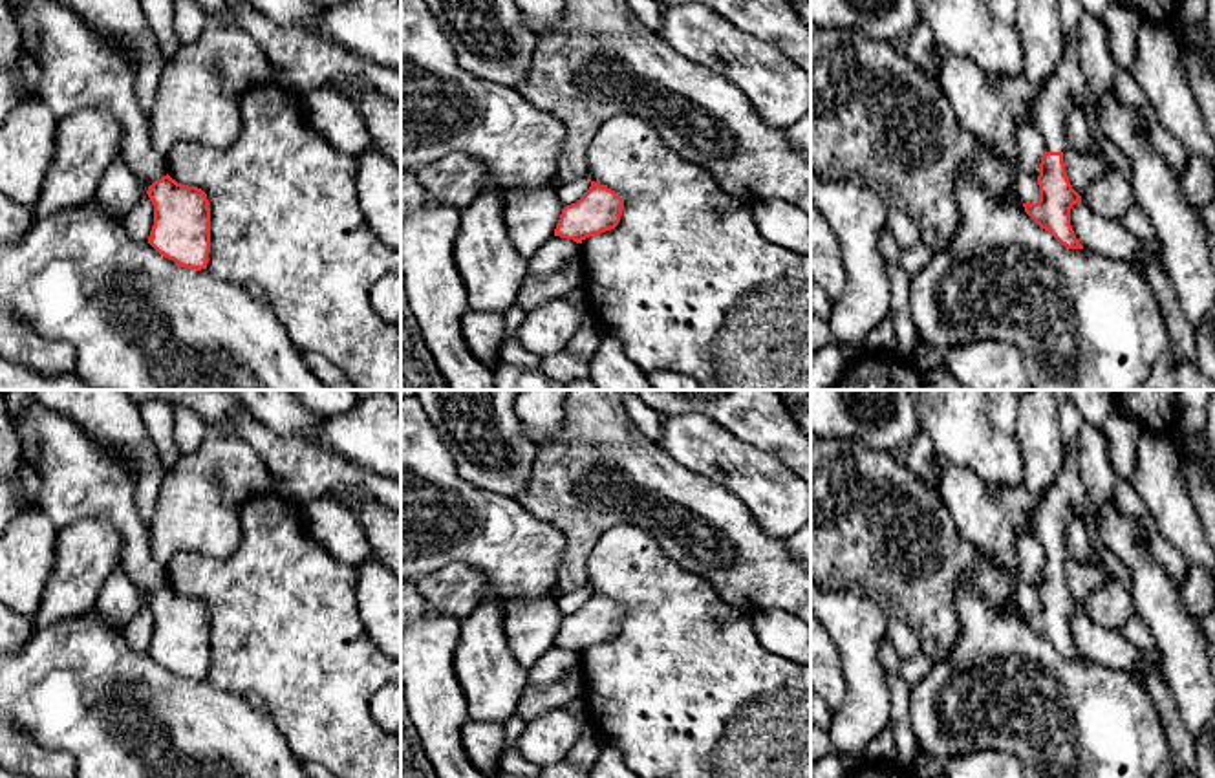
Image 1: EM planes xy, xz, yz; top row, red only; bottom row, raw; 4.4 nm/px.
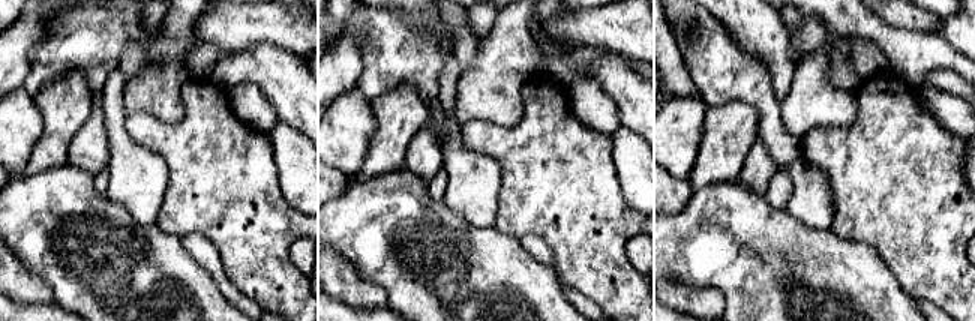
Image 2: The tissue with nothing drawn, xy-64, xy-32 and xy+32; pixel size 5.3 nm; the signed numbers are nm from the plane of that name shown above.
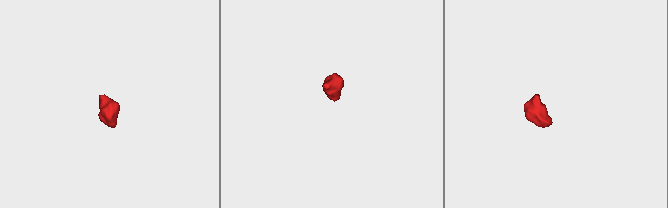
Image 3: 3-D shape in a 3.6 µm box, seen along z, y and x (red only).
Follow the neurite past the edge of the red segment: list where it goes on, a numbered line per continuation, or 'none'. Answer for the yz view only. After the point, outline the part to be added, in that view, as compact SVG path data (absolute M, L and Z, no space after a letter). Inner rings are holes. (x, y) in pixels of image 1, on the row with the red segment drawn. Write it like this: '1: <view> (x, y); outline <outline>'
1: yz (1157, 187); outline M1078 27L1065 38L1063 64L1032 104L1045 152L1063 152L1067 110L1078 104L1096 139L1111 139L1131 161L1131 190L1138 209L1153 223L1160 262L1173 284L1180 309L1197 326L1215 306L1215 267L1208 251L1208 227L1182 194L1182 174L1145 139L1138 110L1122 104L1107 88L1096 101L1080 62Z

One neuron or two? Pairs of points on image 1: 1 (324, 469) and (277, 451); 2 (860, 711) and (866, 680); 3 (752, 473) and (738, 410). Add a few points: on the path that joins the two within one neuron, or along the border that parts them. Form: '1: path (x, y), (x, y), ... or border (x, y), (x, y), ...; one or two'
1: path (313, 469), (306, 469), (288, 456); one
2: path (866, 703), (866, 687); one
3: border (707, 416), (738, 438), (771, 453), (780, 462); two

